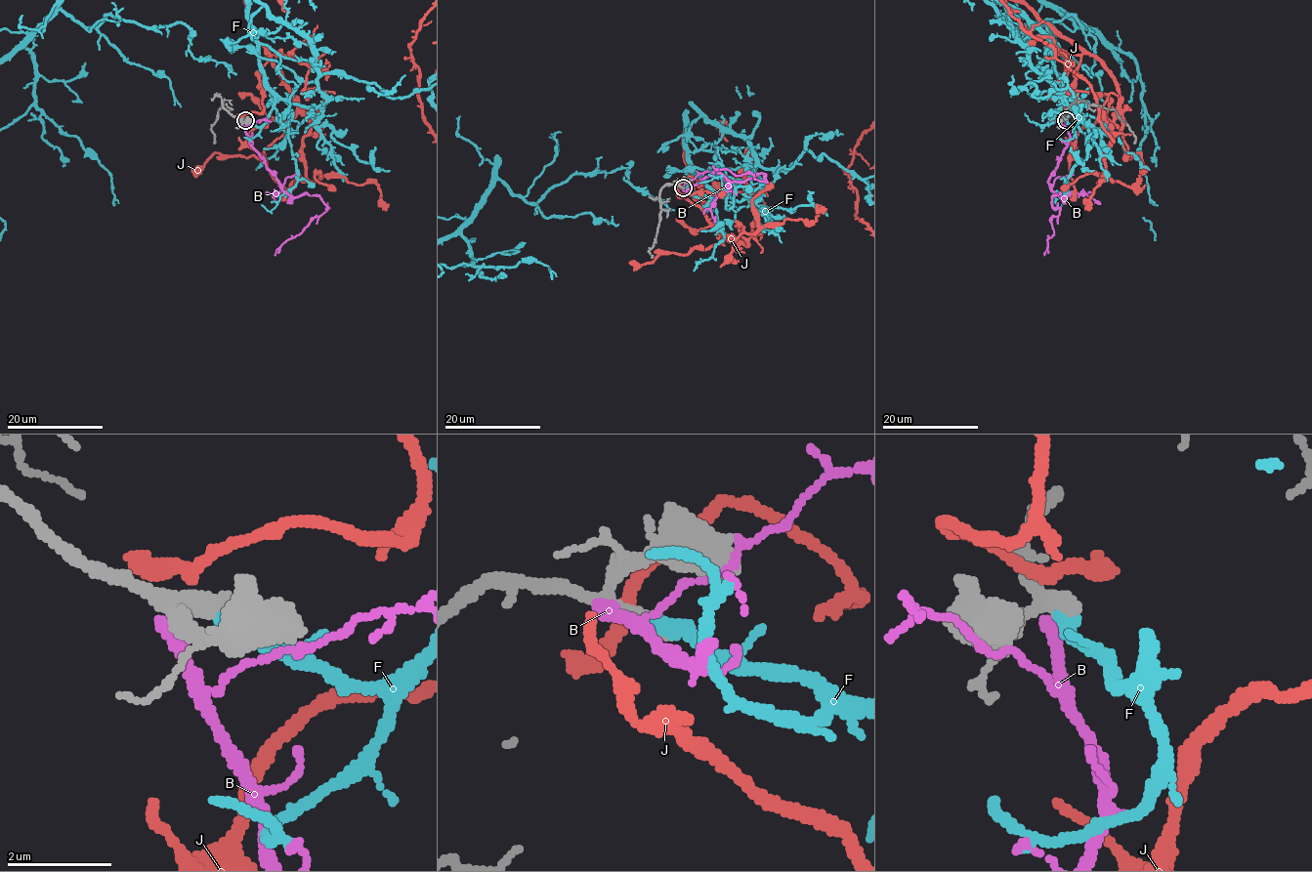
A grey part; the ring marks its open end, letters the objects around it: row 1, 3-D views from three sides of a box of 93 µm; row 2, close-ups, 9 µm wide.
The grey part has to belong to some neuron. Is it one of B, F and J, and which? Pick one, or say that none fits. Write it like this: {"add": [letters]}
{"add": ["F"]}

